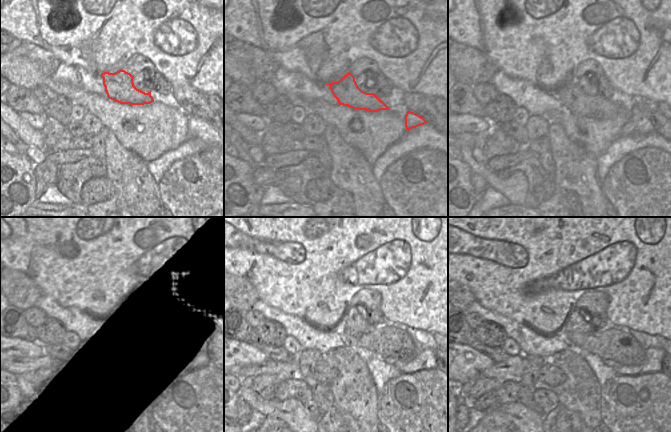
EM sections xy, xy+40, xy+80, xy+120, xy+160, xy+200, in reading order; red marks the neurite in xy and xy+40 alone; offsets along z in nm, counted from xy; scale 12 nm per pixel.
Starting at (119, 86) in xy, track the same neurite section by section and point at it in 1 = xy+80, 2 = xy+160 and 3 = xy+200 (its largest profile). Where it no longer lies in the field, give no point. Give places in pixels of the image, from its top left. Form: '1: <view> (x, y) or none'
1: xy+80 (571, 96)
2: xy+160 (412, 350)
3: xy+200 (636, 353)

